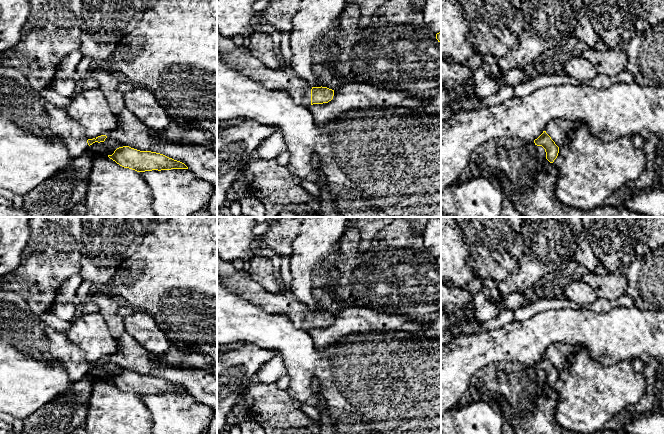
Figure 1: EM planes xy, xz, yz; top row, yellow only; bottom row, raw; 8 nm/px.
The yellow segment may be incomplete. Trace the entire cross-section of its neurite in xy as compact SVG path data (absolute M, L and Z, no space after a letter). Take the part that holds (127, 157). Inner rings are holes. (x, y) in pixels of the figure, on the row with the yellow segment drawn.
M129 146L117 148L108 157L120 166L137 172L188 169L184 163L163 154L151 151L140 151Z

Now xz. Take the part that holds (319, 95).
M217 29L217 56L242 75L269 89L289 92L297 105L309 107L328 103L334 90L327 87L311 87L299 78L291 68L272 69L251 54L248 47L237 46L232 38L224 37Z

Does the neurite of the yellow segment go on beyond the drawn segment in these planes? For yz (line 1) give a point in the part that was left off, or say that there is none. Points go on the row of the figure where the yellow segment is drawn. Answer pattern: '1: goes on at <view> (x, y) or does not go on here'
1: does not go on here

